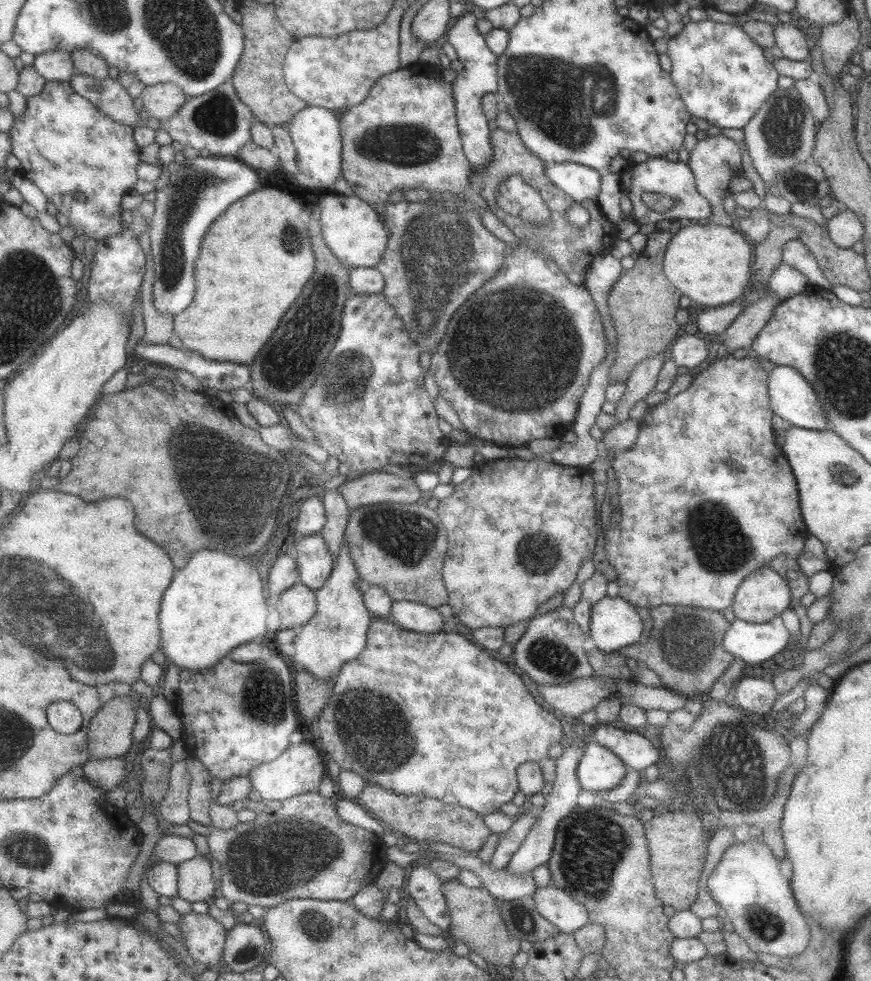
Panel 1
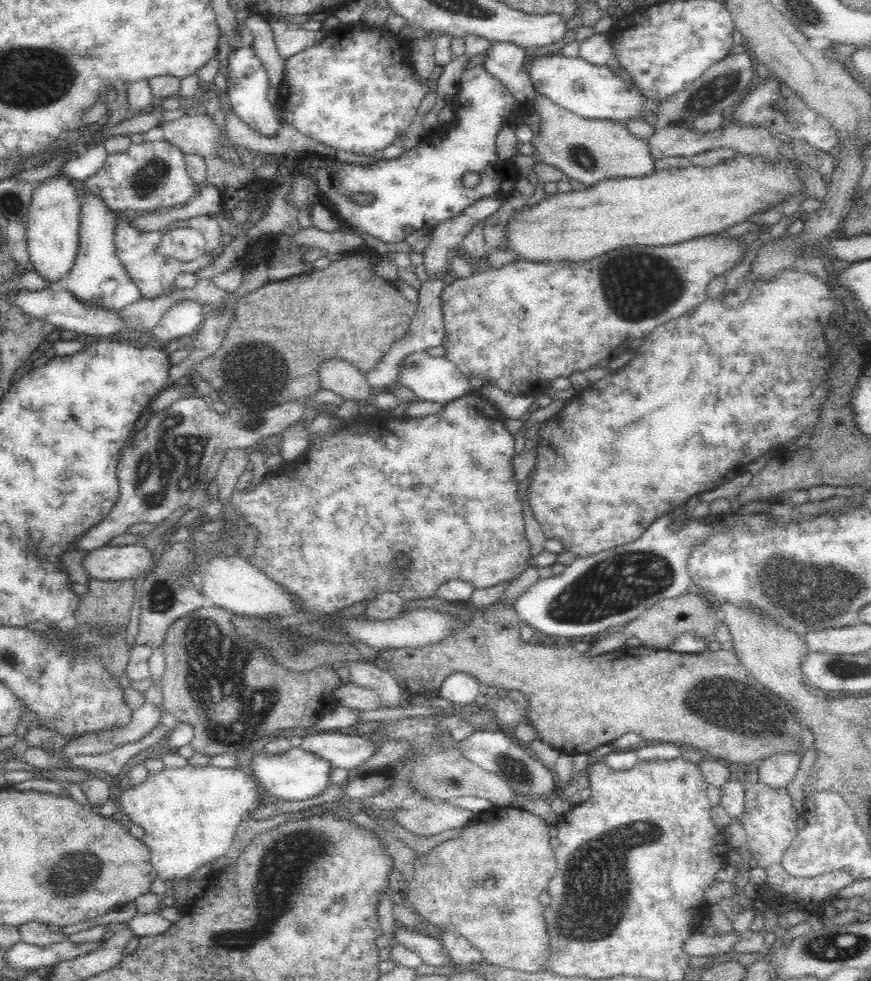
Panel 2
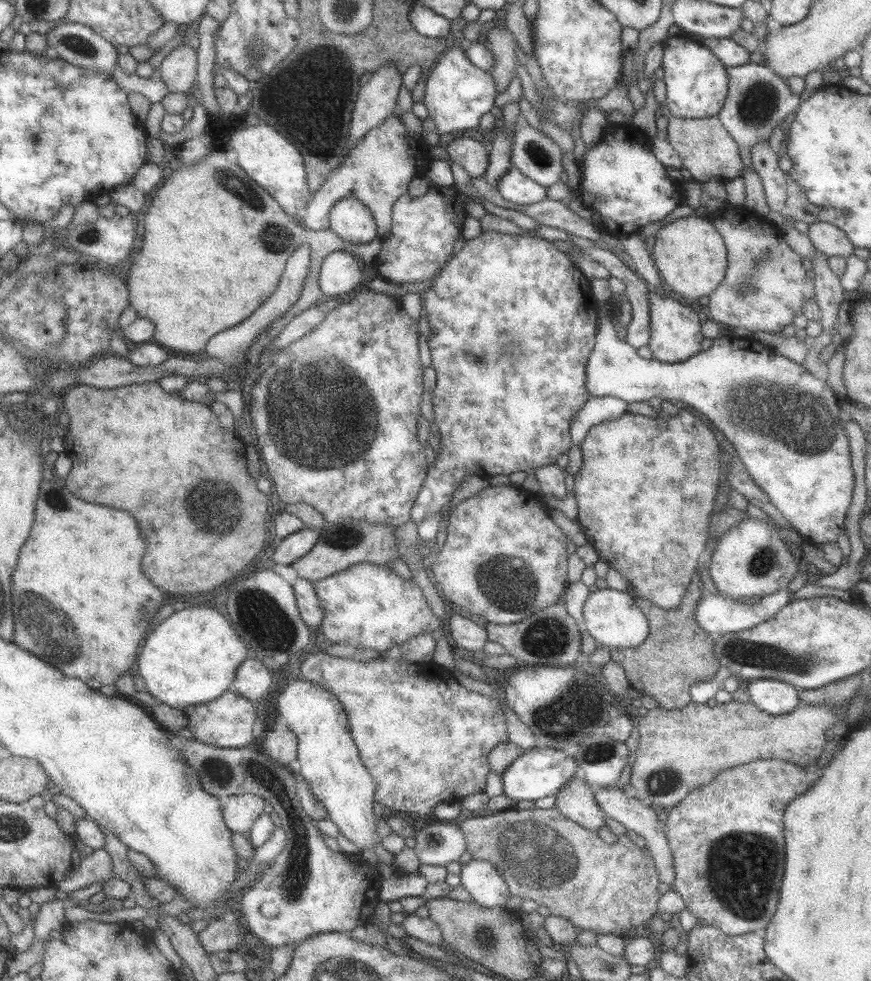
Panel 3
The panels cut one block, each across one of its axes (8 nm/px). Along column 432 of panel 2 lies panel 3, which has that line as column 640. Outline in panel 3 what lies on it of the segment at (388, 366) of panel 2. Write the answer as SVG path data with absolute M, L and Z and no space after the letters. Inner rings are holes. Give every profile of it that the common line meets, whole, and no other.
M596 246L587 248L586 253L590 260L595 260L608 267L611 276L619 278L626 284L623 299L631 302L633 311L631 322L626 328L625 341L636 350L647 346L650 338L649 294L652 288L636 272L624 264L618 256L614 255L612 249Z

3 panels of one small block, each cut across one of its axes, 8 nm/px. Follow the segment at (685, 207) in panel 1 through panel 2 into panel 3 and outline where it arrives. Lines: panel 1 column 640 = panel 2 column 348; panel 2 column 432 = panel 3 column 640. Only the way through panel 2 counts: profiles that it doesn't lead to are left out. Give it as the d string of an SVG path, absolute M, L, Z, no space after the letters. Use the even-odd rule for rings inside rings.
M609 125L604 138L596 146L587 148L581 167L583 169L582 184L586 190L582 194L584 205L600 214L601 222L613 235L631 233L646 225L661 222L682 202L682 192L668 177L667 168L654 156L651 140L640 129L632 125Z

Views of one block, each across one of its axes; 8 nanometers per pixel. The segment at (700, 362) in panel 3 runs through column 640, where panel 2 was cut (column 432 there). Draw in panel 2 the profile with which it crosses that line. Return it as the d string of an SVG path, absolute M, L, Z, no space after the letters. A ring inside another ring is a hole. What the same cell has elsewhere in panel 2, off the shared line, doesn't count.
M427 350L416 351L413 354L404 356L404 360L398 368L396 384L412 390L414 398L417 400L429 400L432 402L440 402L445 405L456 398L460 398L462 394L468 394L469 379L456 368L454 362L445 356L434 357L427 354Z

